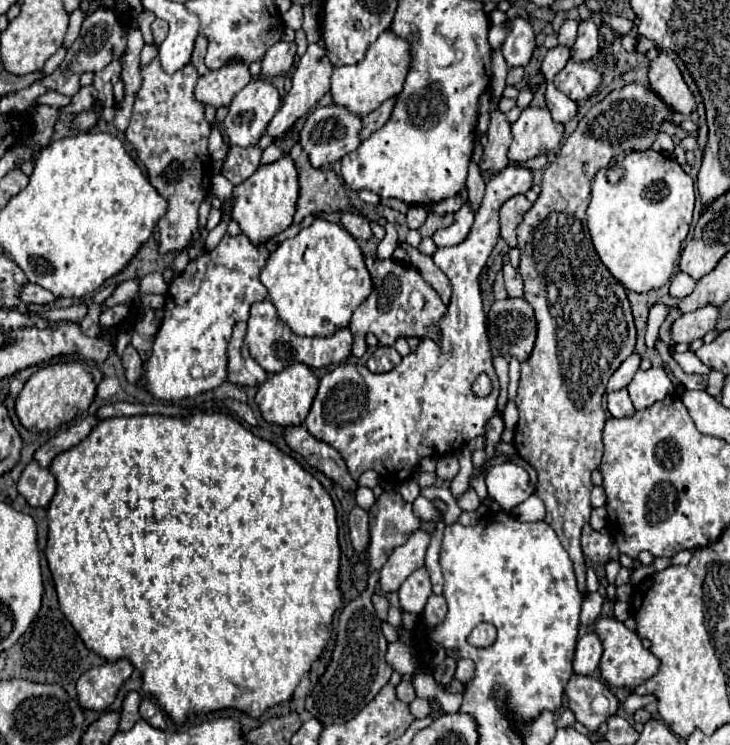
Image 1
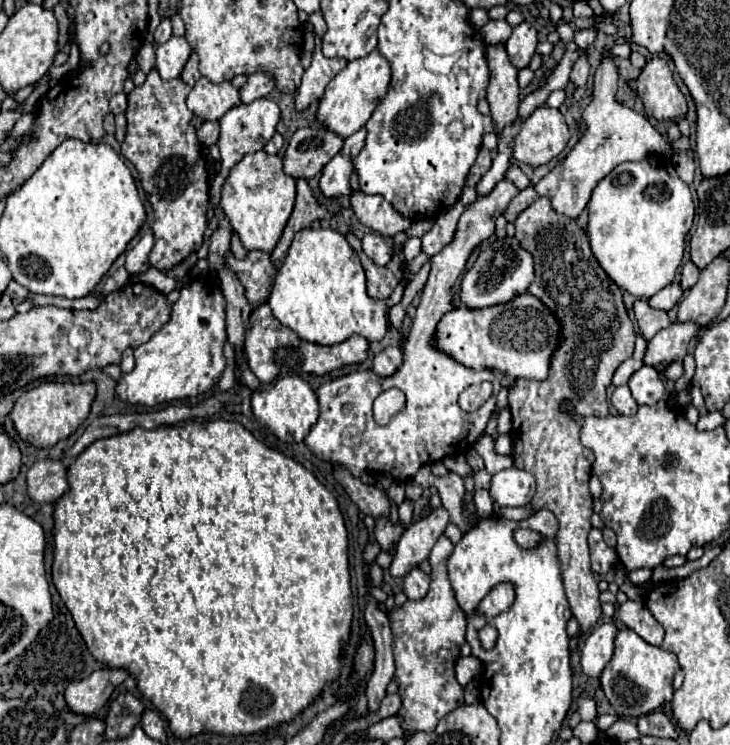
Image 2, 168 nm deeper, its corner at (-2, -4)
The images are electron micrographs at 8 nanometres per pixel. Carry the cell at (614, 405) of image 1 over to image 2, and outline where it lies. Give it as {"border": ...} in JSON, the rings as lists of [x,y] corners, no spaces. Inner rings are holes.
{"border":[[[628,385],[616,387],[614,393],[612,393],[612,397],[610,397],[610,401],[612,401],[612,405],[616,407],[616,411],[620,415],[630,415],[630,413],[636,413],[636,409],[638,409],[638,403],[634,401]]]}

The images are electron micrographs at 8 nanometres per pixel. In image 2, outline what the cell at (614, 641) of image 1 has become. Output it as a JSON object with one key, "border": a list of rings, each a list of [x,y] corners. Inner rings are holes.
{"border":[[[620,629],[616,637],[614,657],[600,675],[602,691],[620,717],[638,719],[672,701],[672,679],[678,667],[678,657],[674,653],[646,643],[632,629]]]}

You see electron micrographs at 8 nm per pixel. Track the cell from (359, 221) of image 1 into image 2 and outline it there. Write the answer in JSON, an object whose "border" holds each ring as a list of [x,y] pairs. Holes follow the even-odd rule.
{"border":[[[378,233],[364,235],[362,249],[376,265],[386,265],[390,261],[390,257],[392,257],[392,247],[388,247],[386,239],[382,235],[378,235]]]}

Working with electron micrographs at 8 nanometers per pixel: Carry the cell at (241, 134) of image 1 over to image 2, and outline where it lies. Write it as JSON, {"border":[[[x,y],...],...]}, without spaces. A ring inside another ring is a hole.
{"border":[[[256,99],[248,105],[238,105],[234,109],[230,109],[222,119],[220,119],[220,139],[218,139],[218,149],[220,149],[220,173],[214,179],[214,187],[212,187],[212,201],[208,203],[208,217],[212,217],[214,213],[214,205],[218,205],[218,197],[220,197],[220,189],[222,189],[222,181],[226,179],[226,173],[230,171],[230,165],[234,165],[234,161],[238,161],[238,157],[244,157],[246,153],[256,153],[260,149],[264,149],[264,145],[272,139],[272,135],[276,133],[276,125],[280,121],[280,109],[274,101],[270,99]]]}

